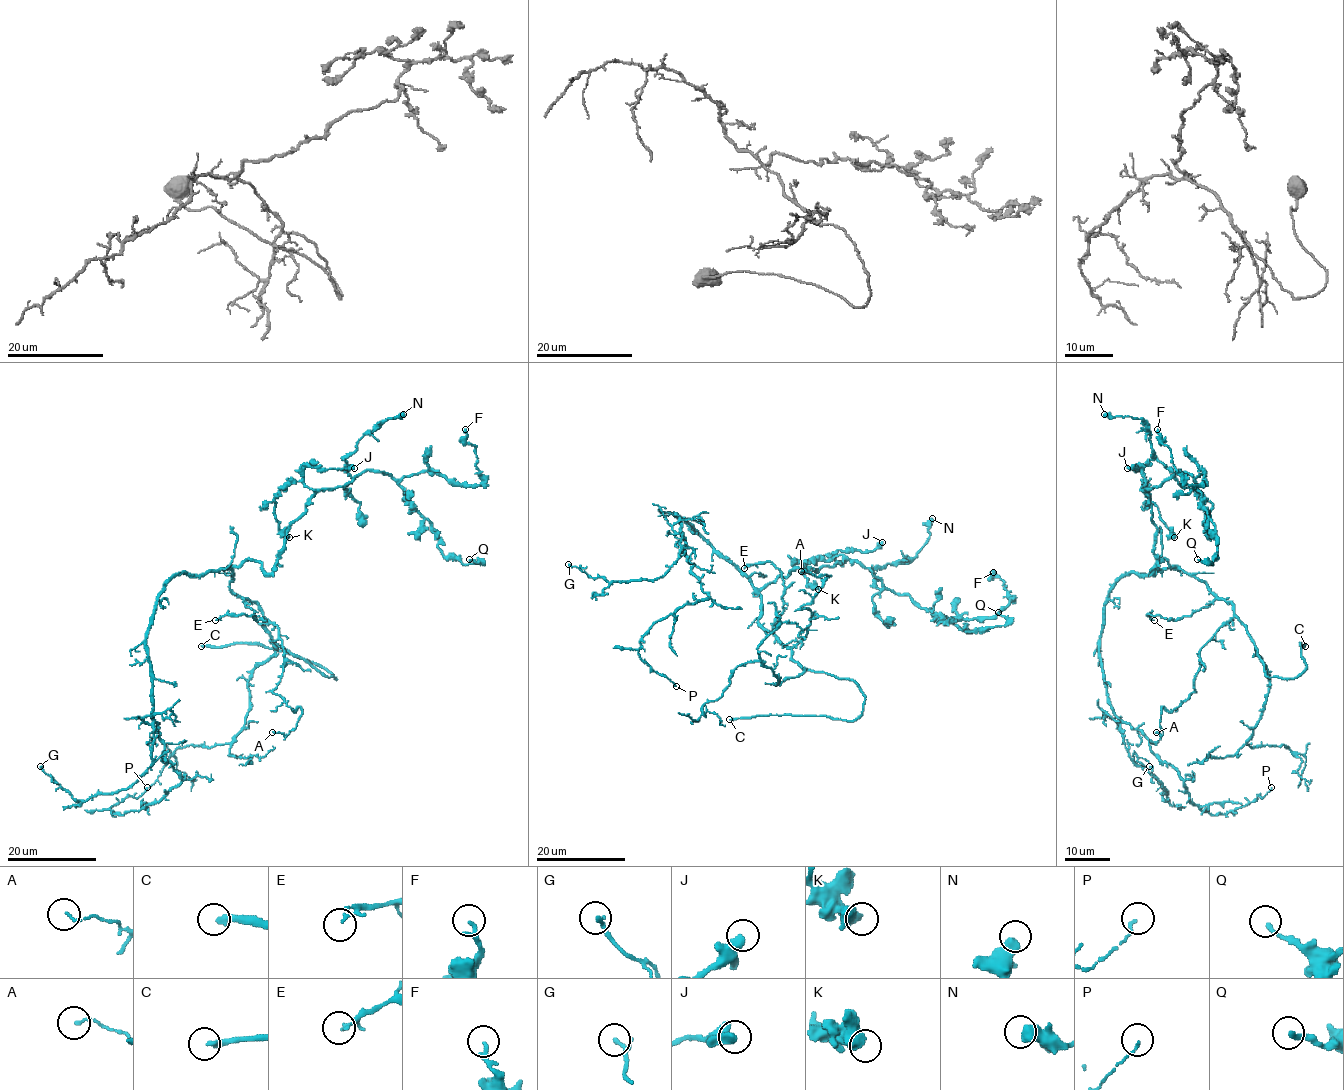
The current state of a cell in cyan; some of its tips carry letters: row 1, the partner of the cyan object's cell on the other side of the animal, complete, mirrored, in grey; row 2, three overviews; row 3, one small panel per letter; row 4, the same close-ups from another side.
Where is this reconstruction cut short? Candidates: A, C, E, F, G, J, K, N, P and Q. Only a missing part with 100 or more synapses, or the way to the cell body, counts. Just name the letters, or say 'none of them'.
C

